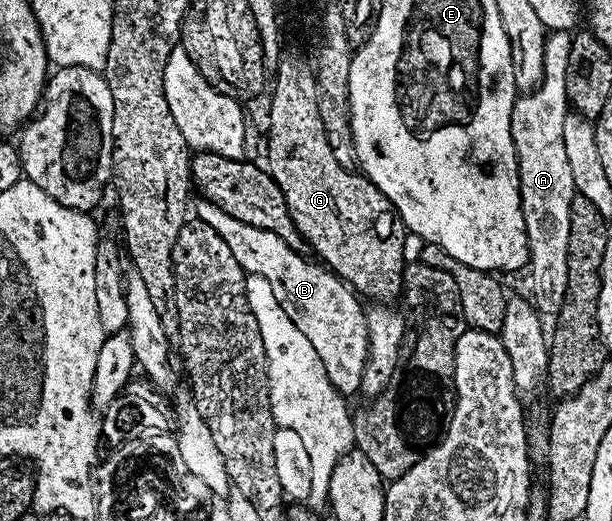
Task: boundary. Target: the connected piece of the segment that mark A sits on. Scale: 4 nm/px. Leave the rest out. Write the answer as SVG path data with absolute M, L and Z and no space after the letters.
M554 31L547 36L544 47L544 75L542 82L531 89L529 93L523 93L515 100L512 107L512 143L516 147L516 159L518 160L518 178L520 179L520 203L522 204L522 214L524 215L524 227L528 235L528 251L530 260L528 262L528 274L530 273L530 289L534 292L532 304L538 310L538 316L543 319L553 319L558 316L560 307L564 303L564 291L568 291L568 227L570 226L570 216L572 215L572 199L576 192L573 185L571 168L568 167L567 152L564 151L564 117L568 112L568 98L566 95L566 76L568 75L568 51L570 50L571 34L566 31Z

